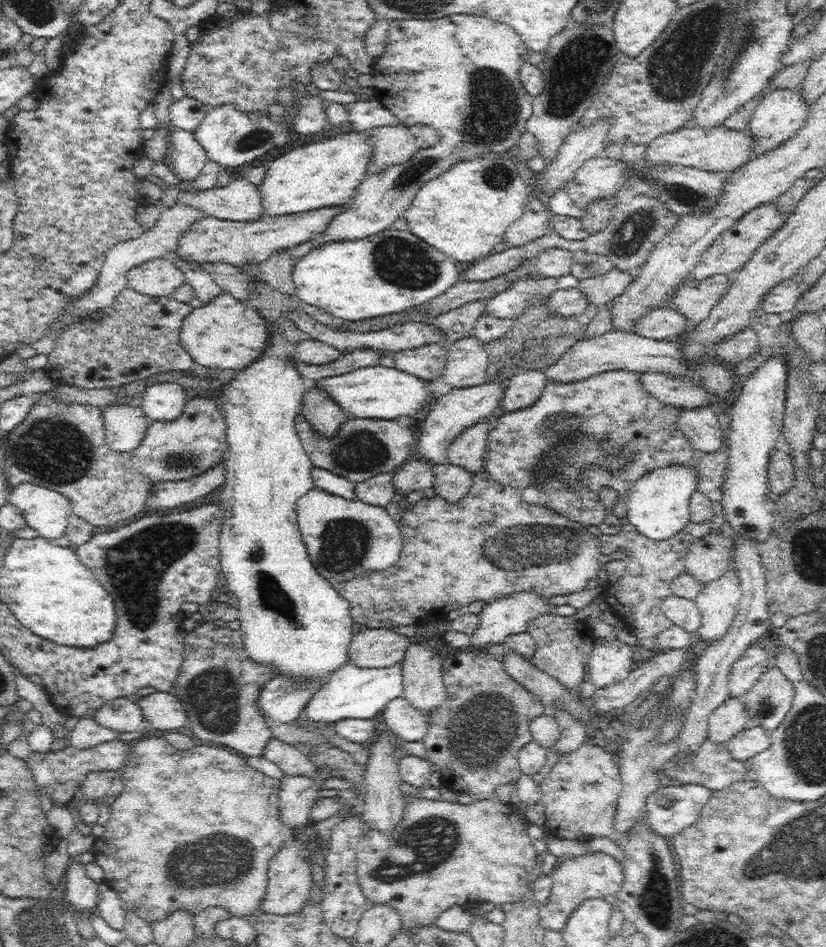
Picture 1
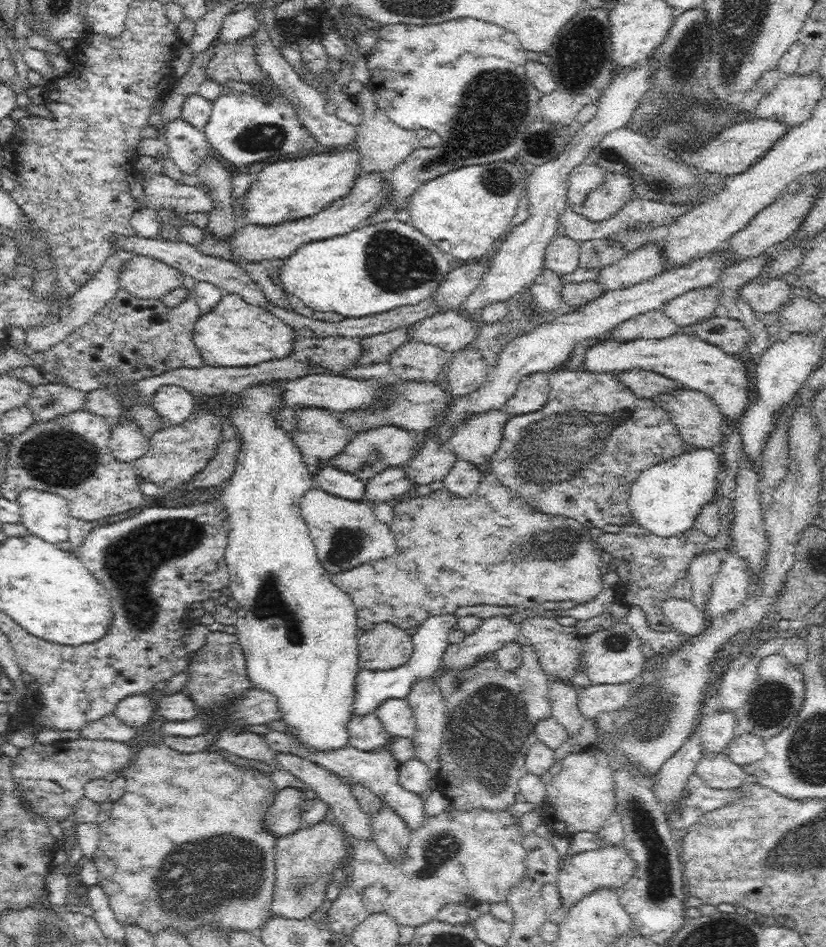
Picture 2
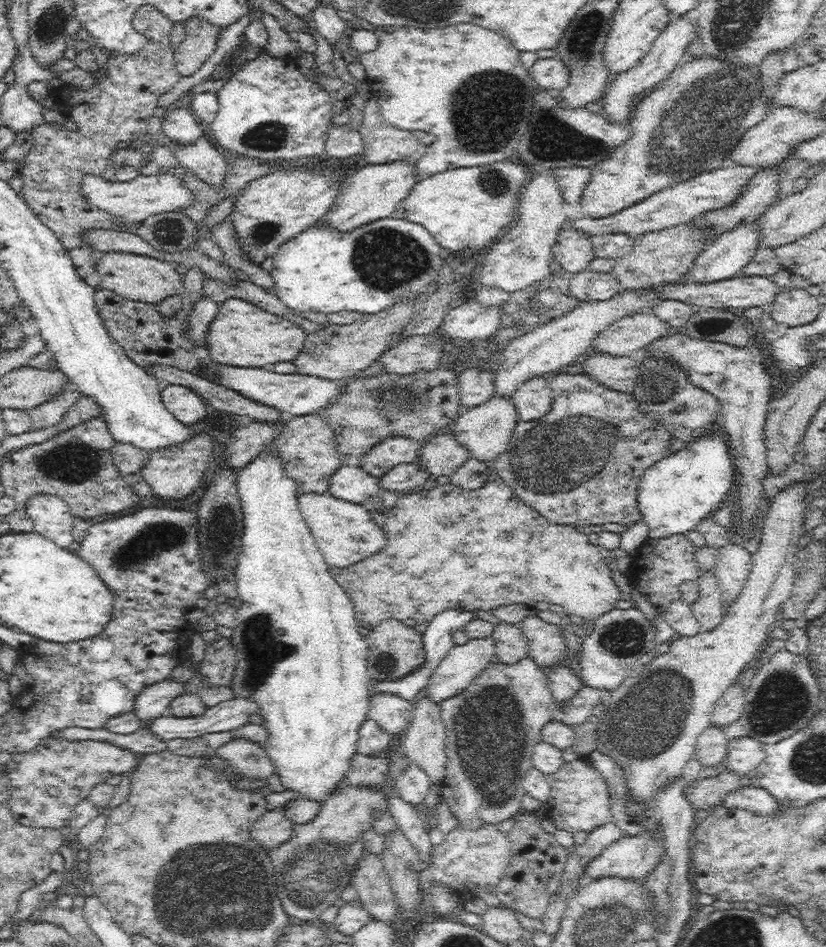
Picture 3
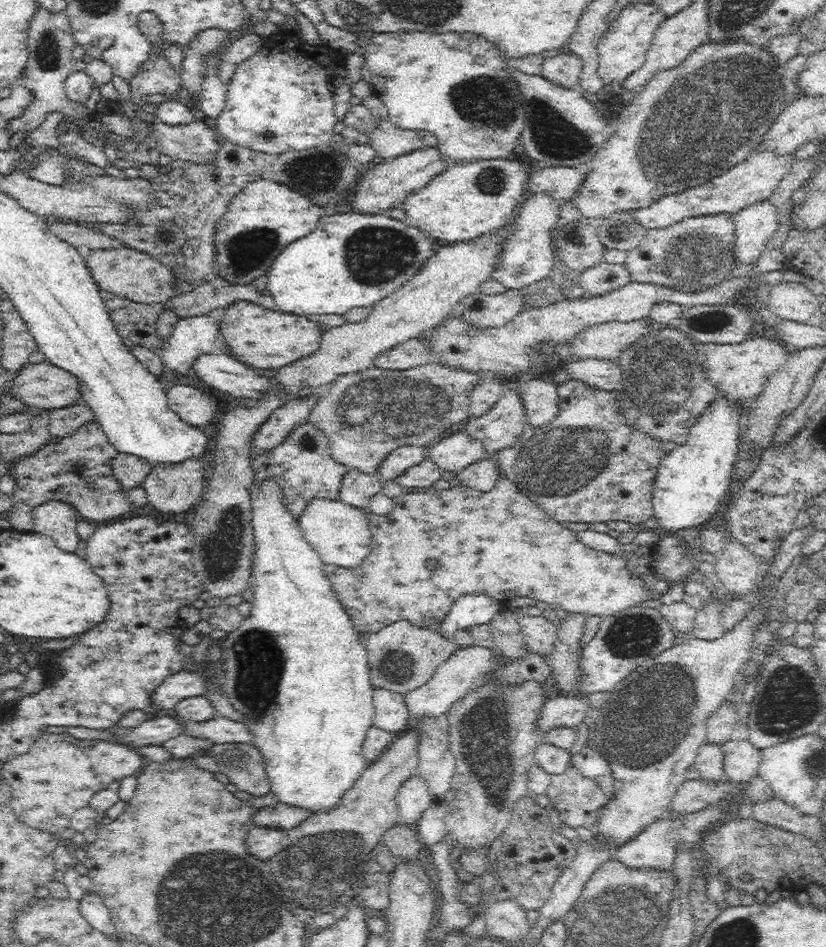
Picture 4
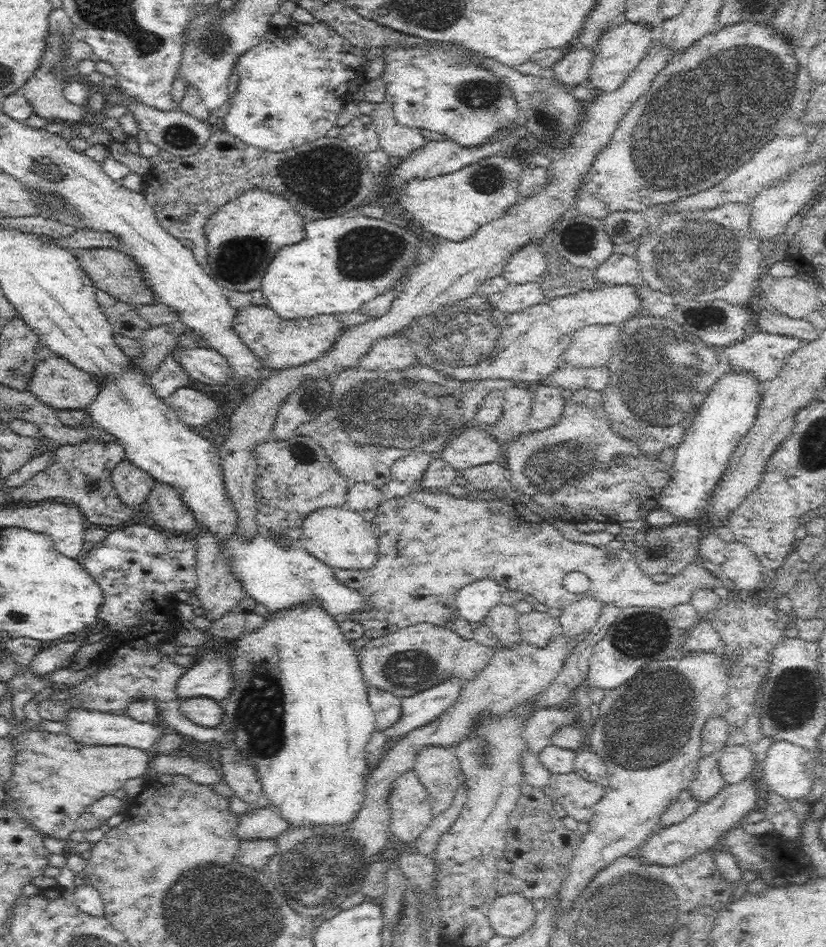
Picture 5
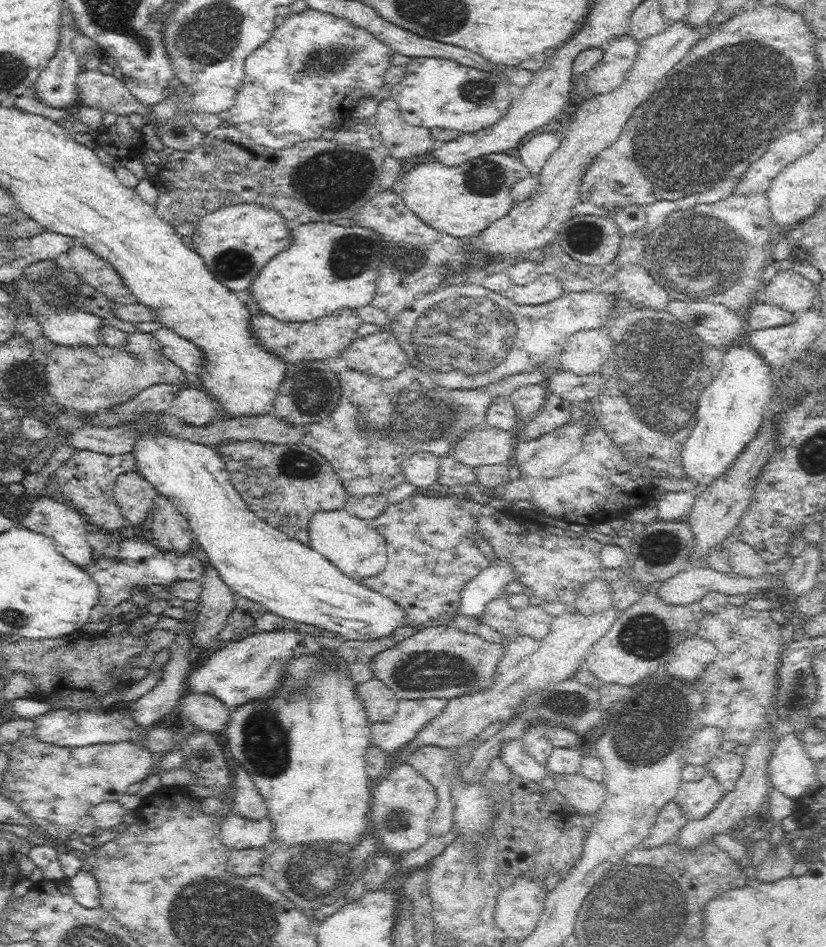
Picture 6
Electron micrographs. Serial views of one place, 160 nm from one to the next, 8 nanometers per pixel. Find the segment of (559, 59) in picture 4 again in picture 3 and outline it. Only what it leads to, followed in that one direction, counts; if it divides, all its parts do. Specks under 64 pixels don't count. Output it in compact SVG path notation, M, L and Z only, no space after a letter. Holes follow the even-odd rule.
M557 58L539 59L530 70L531 77L542 90L564 90L570 82L569 68Z

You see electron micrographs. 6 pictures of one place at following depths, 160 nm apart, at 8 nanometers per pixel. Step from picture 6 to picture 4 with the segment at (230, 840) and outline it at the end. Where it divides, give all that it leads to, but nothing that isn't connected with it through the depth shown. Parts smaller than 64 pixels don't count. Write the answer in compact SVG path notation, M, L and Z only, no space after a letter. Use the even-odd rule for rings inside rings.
M278 803L276 806L268 806L257 810L253 816L255 826L287 829L298 826L304 822L311 812L305 808L298 808L293 805Z

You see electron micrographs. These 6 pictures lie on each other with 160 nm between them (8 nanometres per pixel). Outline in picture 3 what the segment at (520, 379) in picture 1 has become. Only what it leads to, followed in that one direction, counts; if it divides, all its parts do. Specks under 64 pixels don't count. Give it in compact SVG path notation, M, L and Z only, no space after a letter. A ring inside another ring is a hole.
M534 377L521 385L511 394L516 407L518 420L524 422L546 416L552 404L552 393L548 379Z

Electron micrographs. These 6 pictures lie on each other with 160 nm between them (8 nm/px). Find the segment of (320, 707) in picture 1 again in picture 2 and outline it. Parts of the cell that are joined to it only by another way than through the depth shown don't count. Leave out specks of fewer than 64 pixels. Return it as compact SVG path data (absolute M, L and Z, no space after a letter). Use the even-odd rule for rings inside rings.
M442 613L438 616L427 618L419 627L416 634L412 635L414 643L413 654L405 664L392 670L358 670L356 675L356 692L354 692L354 714L367 715L375 710L389 698L405 698L414 682L422 678L435 677L441 671L443 655L448 649L448 632L457 623L453 613Z

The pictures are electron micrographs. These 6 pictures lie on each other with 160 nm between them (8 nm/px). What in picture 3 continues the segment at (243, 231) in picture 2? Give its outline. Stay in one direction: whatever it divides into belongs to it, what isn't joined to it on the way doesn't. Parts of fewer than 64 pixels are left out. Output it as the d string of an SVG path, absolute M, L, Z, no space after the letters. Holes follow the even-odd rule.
M408 160L394 161L386 164L368 164L350 176L340 188L330 210L317 223L330 225L342 232L350 232L363 224L390 217L397 208L398 202L404 200L421 176L417 175L413 162Z

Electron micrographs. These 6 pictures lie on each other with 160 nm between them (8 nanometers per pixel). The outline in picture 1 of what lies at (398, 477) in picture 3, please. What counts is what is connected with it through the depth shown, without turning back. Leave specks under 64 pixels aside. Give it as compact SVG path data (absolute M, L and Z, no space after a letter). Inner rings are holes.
M380 473L372 478L355 483L354 494L355 498L362 502L380 505L380 507L387 507L393 501L398 500L396 485L392 482L393 473Z

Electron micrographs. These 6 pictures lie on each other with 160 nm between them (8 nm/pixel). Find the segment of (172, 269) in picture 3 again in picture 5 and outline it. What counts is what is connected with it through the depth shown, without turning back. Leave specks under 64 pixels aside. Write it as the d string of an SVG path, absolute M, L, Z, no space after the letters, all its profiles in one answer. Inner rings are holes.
M82 247L75 251L75 254L96 289L103 290L111 294L116 300L132 304L135 307L159 302L159 298L156 298L150 290L141 268L126 252L104 247Z

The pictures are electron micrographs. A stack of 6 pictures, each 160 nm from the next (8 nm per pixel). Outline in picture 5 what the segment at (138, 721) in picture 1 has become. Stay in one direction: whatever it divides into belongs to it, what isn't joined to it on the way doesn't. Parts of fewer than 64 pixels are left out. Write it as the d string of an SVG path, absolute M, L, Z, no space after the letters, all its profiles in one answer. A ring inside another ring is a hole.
M203 654L180 676L175 688L179 700L203 696L223 703L234 688L231 662L226 654Z

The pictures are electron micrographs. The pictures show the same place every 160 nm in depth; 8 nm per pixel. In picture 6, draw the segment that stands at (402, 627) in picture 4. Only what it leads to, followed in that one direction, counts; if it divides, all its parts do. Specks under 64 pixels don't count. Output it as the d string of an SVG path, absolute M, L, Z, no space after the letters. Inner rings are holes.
M453 623L428 626L380 652L372 660L370 671L373 678L380 679L399 699L434 697L449 701L488 688L503 652L500 644L484 641L477 634L464 633Z

